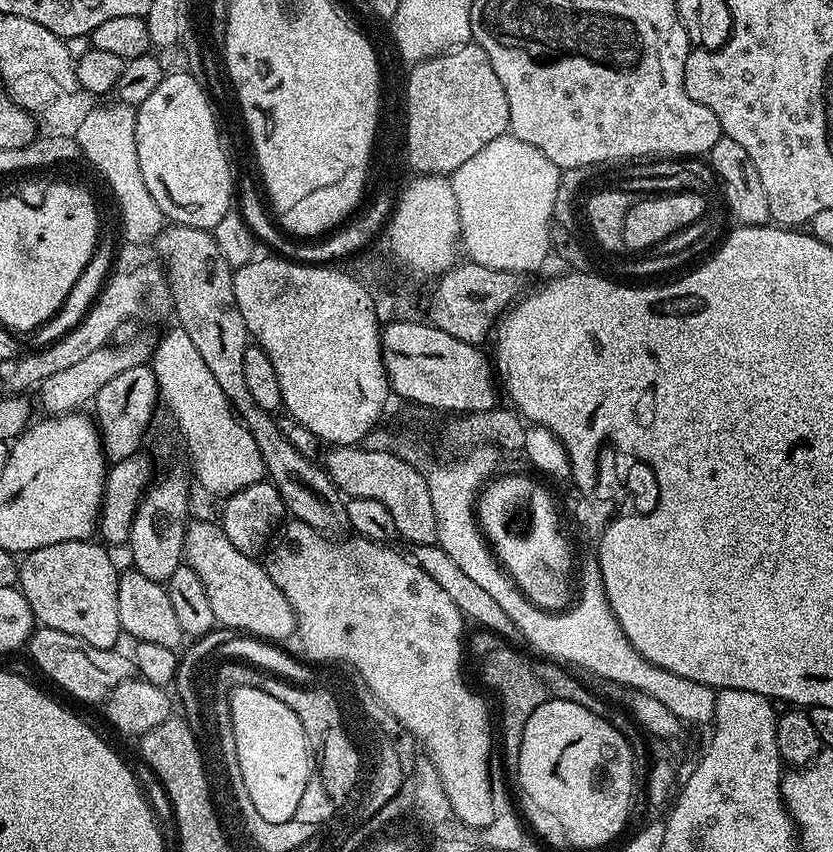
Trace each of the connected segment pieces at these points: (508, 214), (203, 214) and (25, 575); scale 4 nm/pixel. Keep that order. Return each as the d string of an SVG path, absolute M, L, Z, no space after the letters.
M505 134L490 142L490 146L482 146L470 162L462 162L458 170L451 173L450 179L454 198L458 202L458 218L460 219L460 243L471 263L478 266L490 266L494 270L525 274L540 268L544 259L550 256L550 233L553 226L553 208L558 194L562 169L542 150L530 146L530 142L522 142L518 137Z
M169 71L164 81L136 108L136 145L138 166L142 170L142 182L150 190L150 198L158 202L165 217L172 224L185 224L191 228L216 228L234 204L234 180L224 144L220 141L220 128L212 113L212 104L204 93L203 83L190 71Z
M91 539L58 542L27 553L18 564L18 587L30 602L33 617L43 627L82 638L90 646L114 648L121 632L118 622L120 572L109 549Z

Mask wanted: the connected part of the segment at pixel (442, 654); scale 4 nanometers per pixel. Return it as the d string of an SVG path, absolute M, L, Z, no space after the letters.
M293 519L291 523L283 525L280 541L278 536L262 563L266 574L270 574L270 582L284 592L294 610L299 647L315 657L339 657L359 664L377 696L388 704L386 710L415 737L421 749L424 747L423 755L437 770L455 819L469 829L485 828L498 815L498 807L492 801L492 780L488 777L492 728L488 725L488 708L483 698L468 689L460 673L464 648L466 652L465 616L426 570L413 559L407 560L402 553L395 552L392 546L363 538L335 544L328 540L332 538L302 520Z

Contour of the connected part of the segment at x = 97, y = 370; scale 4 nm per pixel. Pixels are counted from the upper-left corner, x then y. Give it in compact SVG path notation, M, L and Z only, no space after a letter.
M138 335L133 341L115 346L105 346L94 350L94 354L87 358L80 359L74 366L69 366L66 370L61 370L58 374L50 374L39 384L40 404L48 414L63 414L65 412L75 412L83 409L83 404L91 405L95 401L98 390L106 386L106 382L111 382L117 374L123 374L139 364L148 364L152 358L152 351L156 348L157 337Z

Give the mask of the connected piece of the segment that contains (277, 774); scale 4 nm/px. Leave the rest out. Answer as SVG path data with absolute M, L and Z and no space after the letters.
M257 688L231 689L228 710L230 733L237 743L238 764L254 810L268 822L294 820L298 802L310 792L308 775L314 772L313 761L312 764L308 761L310 741L302 730L302 722L298 722L290 706Z

